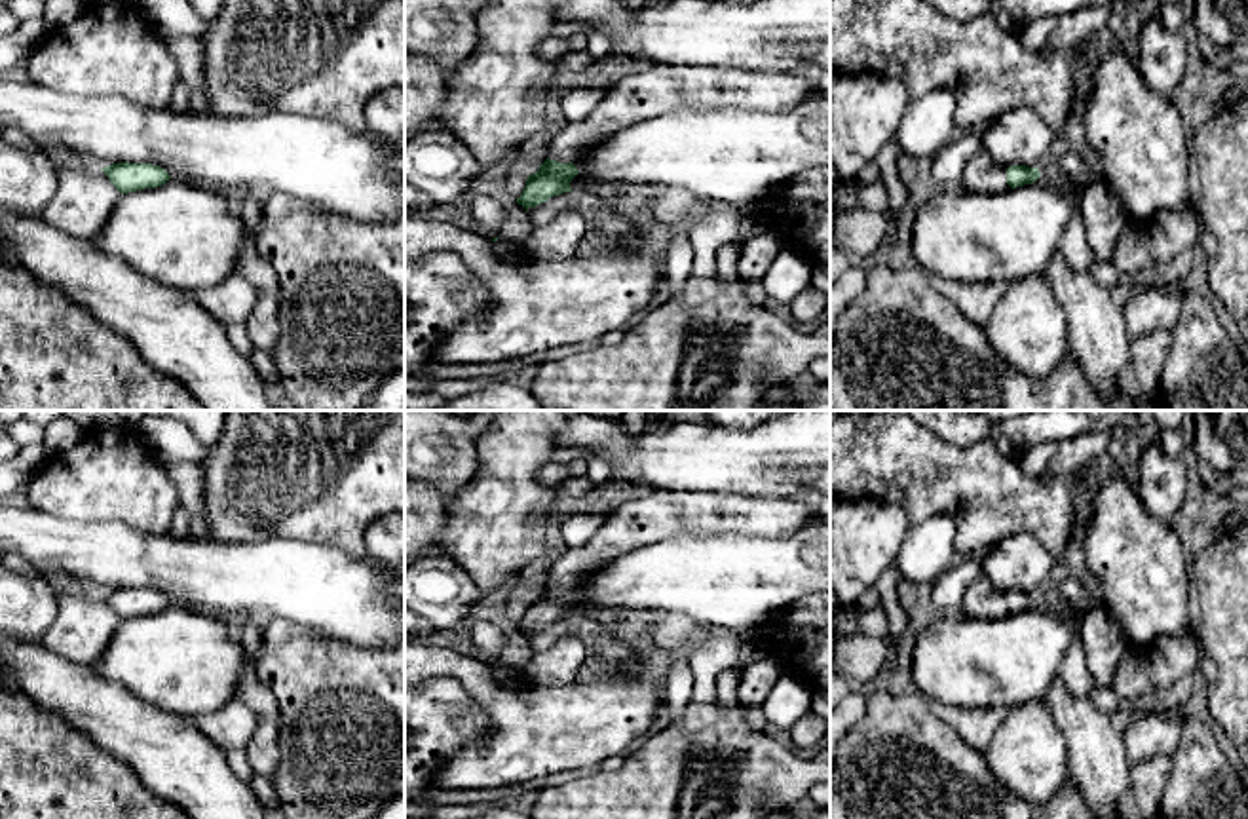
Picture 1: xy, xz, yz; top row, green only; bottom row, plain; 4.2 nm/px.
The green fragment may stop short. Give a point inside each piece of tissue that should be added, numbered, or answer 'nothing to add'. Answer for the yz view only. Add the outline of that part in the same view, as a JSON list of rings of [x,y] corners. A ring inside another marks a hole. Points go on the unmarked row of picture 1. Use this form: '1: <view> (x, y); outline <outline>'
1: yz (981, 599); outline [[[980,574],[965,589],[957,612],[978,619],[1001,619],[1009,614],[1007,593],[993,587],[992,581],[984,574]]]

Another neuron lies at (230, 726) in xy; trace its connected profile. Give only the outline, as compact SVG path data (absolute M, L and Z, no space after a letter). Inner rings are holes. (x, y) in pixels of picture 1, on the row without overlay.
M237 699L213 713L188 718L203 735L220 749L245 749L256 732L258 714Z

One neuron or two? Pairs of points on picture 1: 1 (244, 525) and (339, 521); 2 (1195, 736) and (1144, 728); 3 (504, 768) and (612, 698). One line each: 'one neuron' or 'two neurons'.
1: one neuron
2: two neurons
3: one neuron

